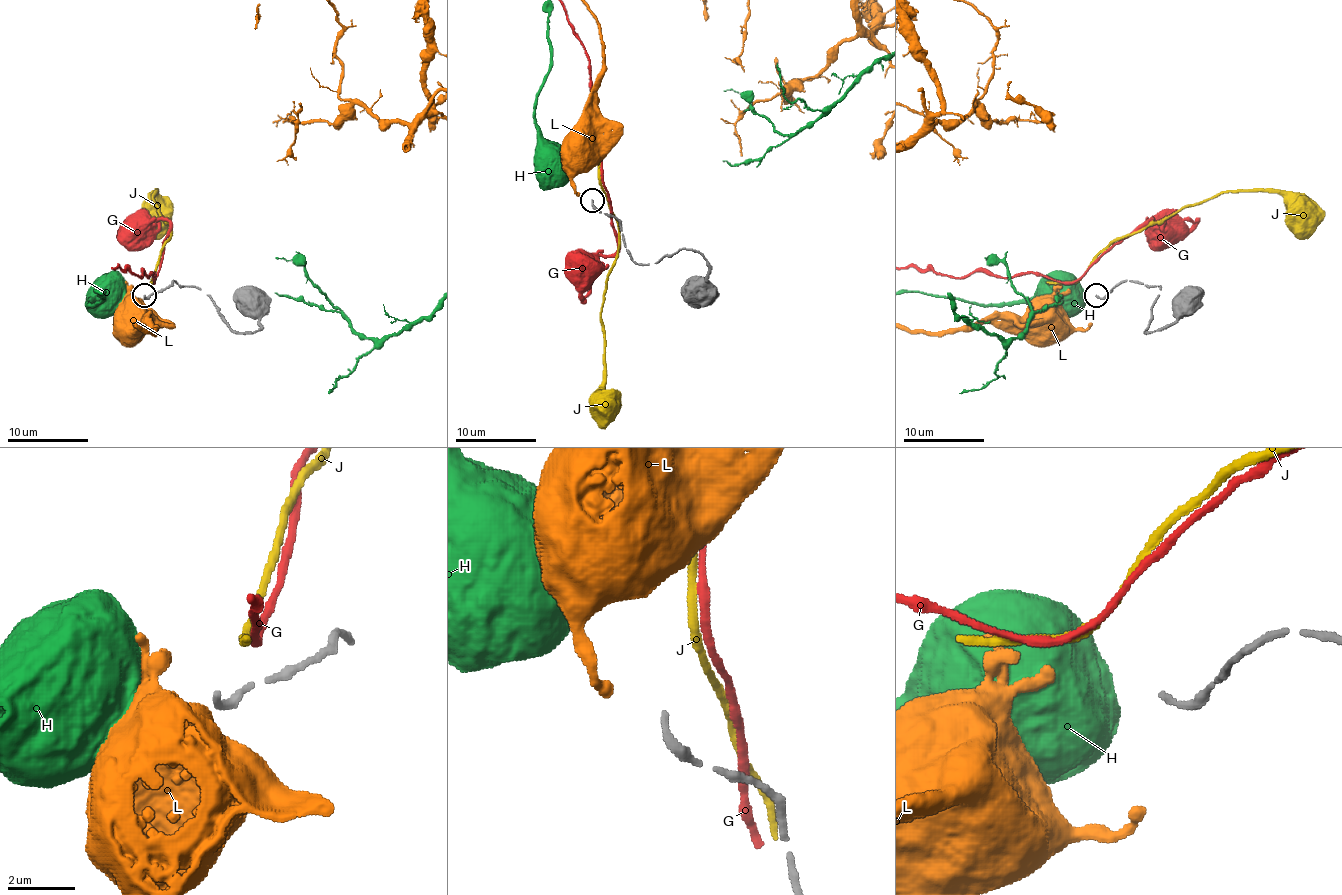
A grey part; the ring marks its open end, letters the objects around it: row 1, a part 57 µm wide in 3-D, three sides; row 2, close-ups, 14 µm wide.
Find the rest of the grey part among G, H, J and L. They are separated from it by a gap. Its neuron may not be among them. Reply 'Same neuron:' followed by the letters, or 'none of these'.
Same neuron: none of these

